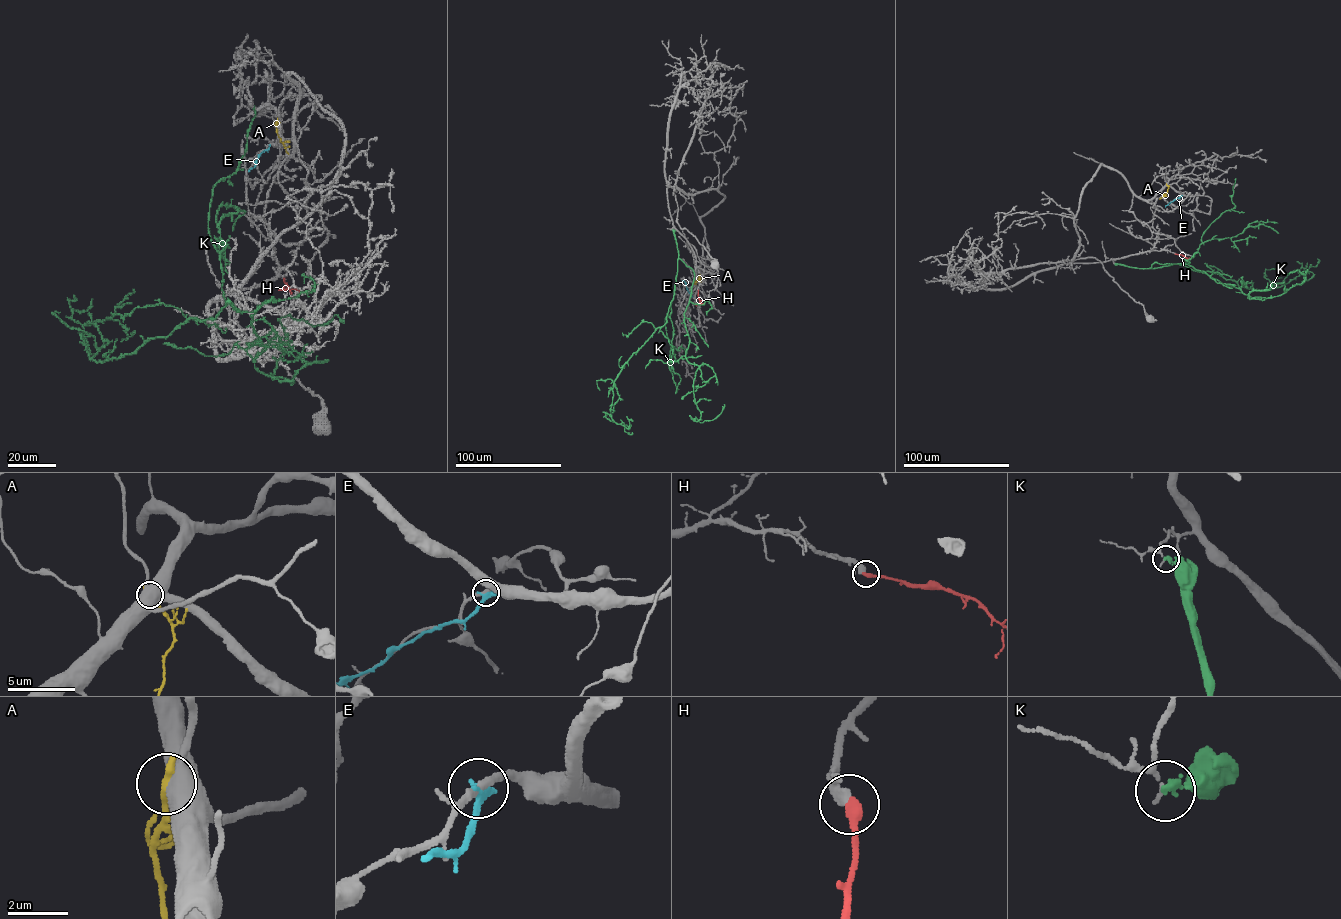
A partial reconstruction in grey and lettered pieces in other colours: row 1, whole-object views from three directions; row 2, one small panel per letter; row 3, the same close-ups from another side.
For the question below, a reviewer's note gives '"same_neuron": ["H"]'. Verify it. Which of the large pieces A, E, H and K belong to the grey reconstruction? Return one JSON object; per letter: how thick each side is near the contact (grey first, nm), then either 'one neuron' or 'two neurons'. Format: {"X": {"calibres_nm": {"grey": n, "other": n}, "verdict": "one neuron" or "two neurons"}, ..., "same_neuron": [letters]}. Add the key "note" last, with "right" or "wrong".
{"A": {"calibres_nm": {"grey": 650, "other": 320}, "verdict": "two neurons"}, "E": {"calibres_nm": {"grey": 240, "other": 400}, "verdict": "two neurons"}, "H": {"calibres_nm": {"grey": 280, "other": 340}, "verdict": "one neuron"}, "K": {"calibres_nm": {"grey": 90, "other": 240}, "verdict": "two neurons"}, "same_neuron": ["H"], "note": "right"}

